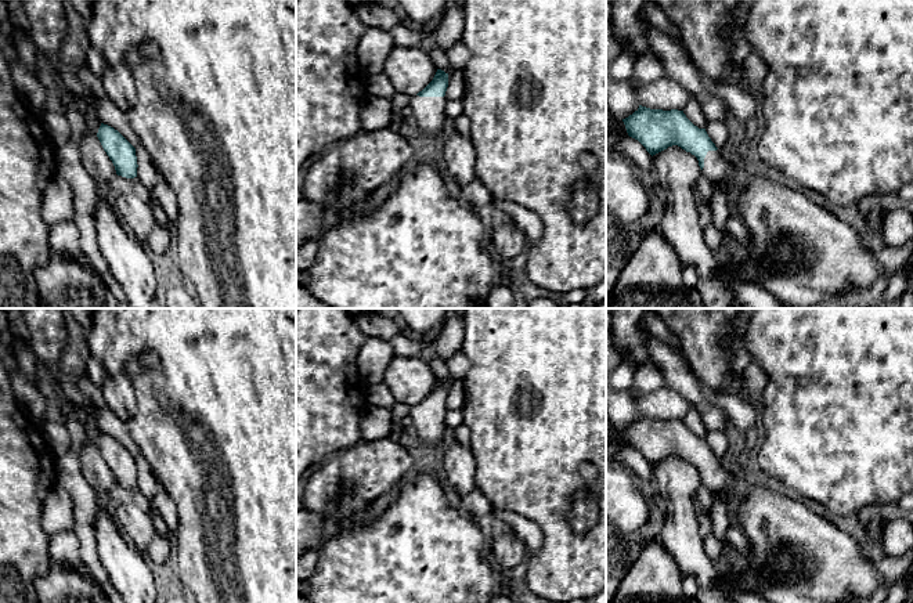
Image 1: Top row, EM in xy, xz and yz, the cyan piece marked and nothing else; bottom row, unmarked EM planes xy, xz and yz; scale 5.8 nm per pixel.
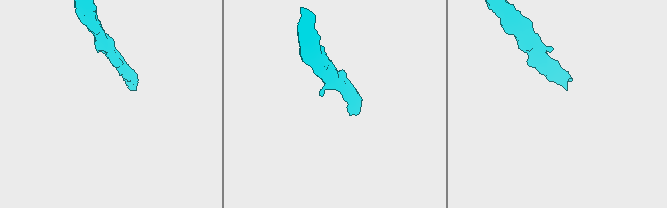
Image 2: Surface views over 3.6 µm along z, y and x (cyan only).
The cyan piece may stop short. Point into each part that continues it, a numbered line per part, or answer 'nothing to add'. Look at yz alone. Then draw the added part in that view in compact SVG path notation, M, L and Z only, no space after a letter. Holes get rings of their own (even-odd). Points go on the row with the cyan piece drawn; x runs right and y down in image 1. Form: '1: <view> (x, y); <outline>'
1: yz (715, 169); M708 151L704 158L701 174L712 184L726 185L732 183L733 173L737 166L732 166L725 160L721 151Z

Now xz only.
1: xz (429, 112); M419 97L409 98L412 116L415 118L416 127L426 137L444 137L451 129L451 122L445 115L448 98L444 97Z

